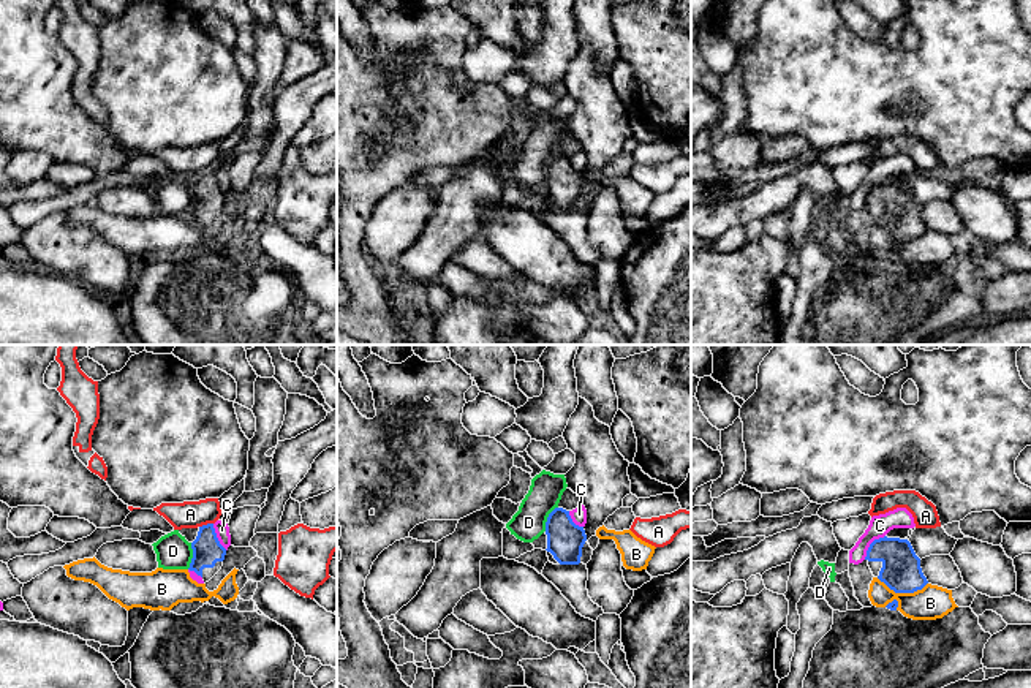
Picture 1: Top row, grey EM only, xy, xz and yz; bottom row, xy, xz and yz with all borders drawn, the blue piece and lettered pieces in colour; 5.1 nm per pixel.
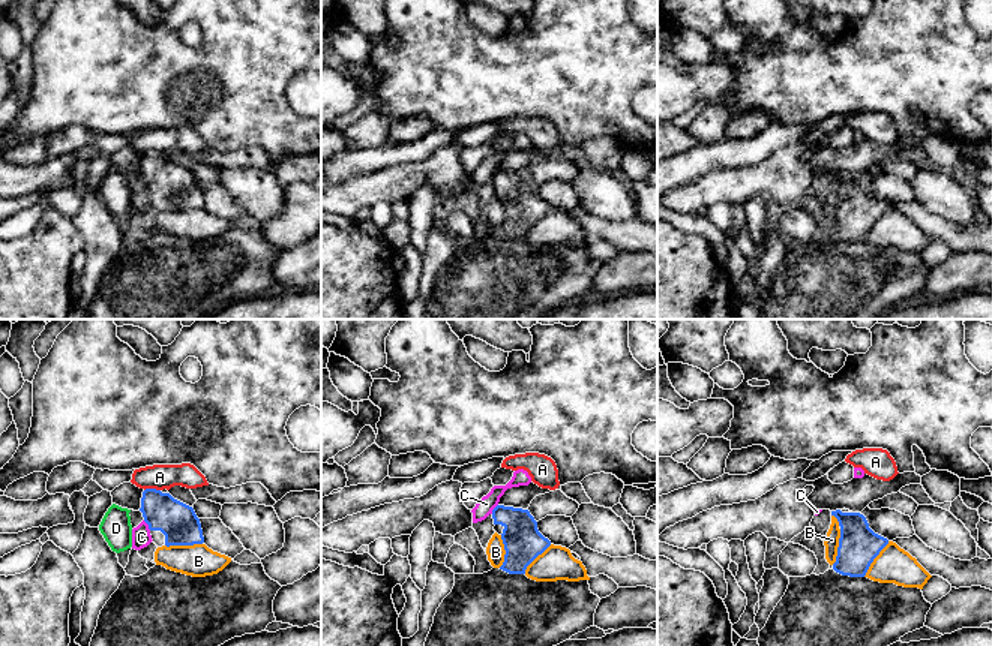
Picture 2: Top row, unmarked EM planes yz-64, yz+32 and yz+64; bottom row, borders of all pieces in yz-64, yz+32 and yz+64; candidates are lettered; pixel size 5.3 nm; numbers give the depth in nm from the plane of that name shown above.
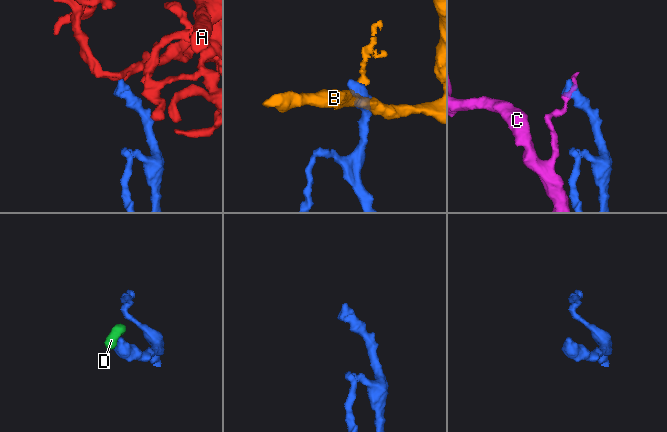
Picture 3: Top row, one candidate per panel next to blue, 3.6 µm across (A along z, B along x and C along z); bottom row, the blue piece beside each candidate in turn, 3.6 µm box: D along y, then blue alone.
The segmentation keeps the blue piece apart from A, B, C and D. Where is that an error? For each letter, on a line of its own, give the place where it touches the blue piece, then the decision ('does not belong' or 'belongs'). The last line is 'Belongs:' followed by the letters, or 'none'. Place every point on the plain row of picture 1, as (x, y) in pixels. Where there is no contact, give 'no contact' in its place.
A: meets blue in xy at (207, 170); does not belong
B: meets blue in yz at (902, 238); does not belong
C: meets blue in yz at (870, 190); does not belong
D: meets blue in xy at (193, 201); does not belong
Belongs: none

